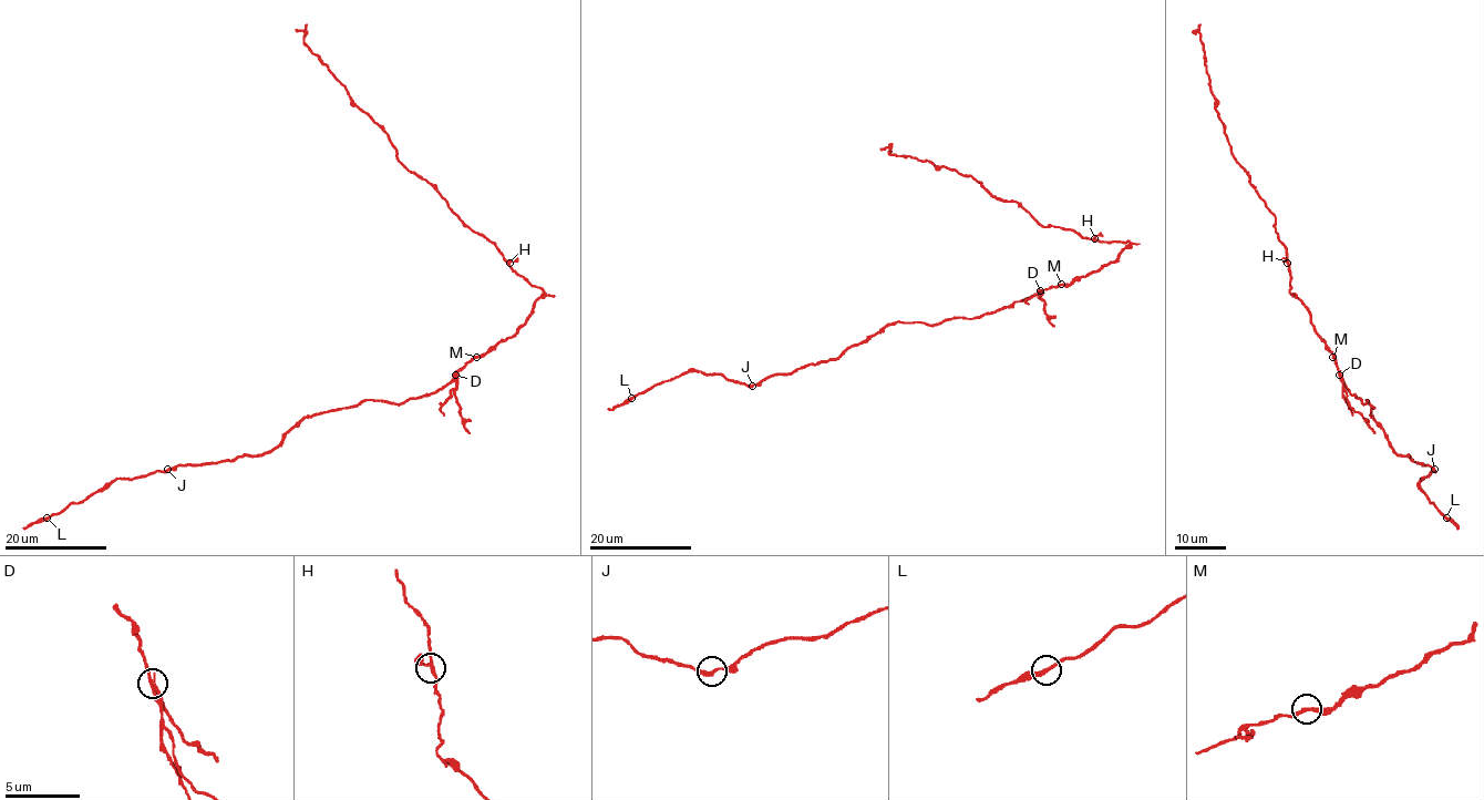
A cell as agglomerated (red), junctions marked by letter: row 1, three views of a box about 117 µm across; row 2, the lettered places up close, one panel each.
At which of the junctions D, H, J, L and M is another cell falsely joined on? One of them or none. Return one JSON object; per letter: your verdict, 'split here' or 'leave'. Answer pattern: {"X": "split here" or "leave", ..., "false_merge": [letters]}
{"D": "split here", "H": "leave", "J": "leave", "L": "leave", "M": "leave", "false_merge": ["D"]}

